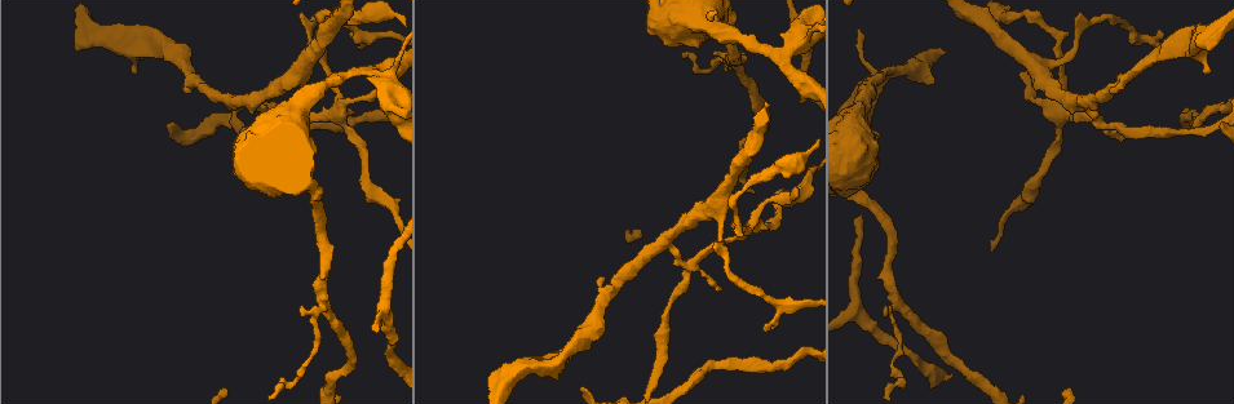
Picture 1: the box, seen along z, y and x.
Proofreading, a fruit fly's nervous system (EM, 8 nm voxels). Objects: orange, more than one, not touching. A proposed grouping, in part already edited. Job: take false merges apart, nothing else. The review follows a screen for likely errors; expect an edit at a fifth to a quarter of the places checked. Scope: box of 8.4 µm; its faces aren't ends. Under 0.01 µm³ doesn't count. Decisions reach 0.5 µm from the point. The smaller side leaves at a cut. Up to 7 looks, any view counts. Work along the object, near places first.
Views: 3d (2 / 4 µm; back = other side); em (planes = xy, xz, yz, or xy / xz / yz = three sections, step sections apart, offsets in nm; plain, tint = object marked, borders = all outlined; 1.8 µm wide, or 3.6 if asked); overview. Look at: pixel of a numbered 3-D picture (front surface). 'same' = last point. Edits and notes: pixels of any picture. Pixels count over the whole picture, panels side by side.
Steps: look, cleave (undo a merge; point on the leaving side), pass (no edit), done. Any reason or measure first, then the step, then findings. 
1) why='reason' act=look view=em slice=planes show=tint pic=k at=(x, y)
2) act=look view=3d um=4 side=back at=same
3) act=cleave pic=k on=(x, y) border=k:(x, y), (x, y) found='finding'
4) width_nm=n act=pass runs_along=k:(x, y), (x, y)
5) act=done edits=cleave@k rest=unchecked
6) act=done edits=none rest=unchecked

why='side arm on a straight run' act=look view=em slice=xy step=8 show=tint pic=1 at=(1102, 124)

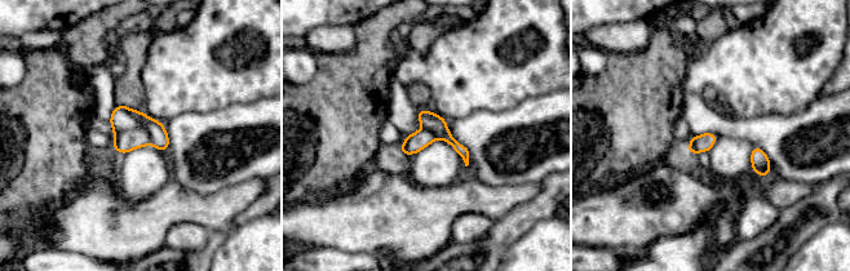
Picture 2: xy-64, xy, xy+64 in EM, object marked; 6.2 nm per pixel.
act=look view=em slice=yz step=4 show=tint at=same

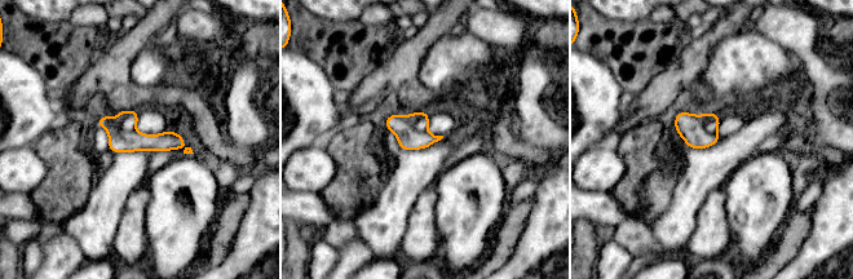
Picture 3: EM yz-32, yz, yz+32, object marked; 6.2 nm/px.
act=cleave pic=3 on=(409, 138) border=3:(411, 114), (414, 127), (425, 132) found='two neurons meet here'

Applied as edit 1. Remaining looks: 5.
why='redraw' act=look view=overview

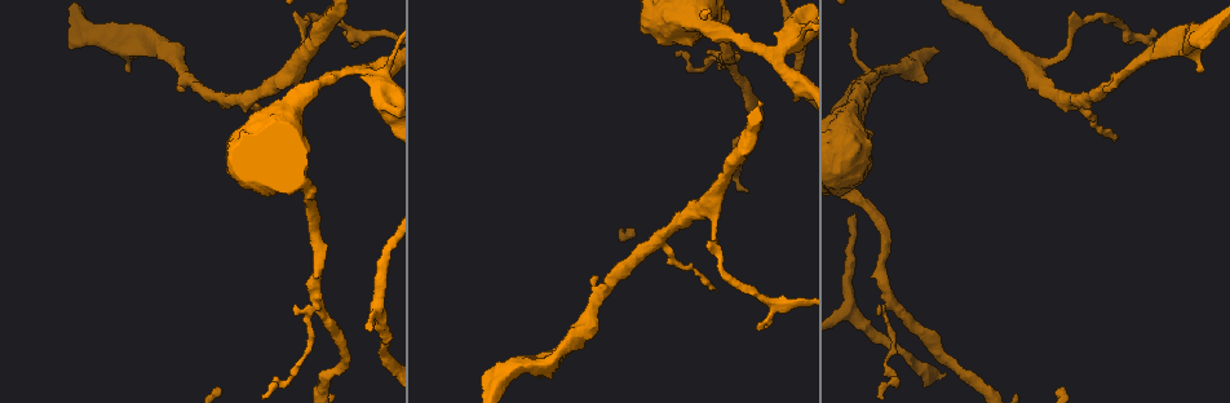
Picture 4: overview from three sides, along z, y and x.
why='abrupt turn' act=look view=em slice=planes show=tint pic=4 at=(361, 68)

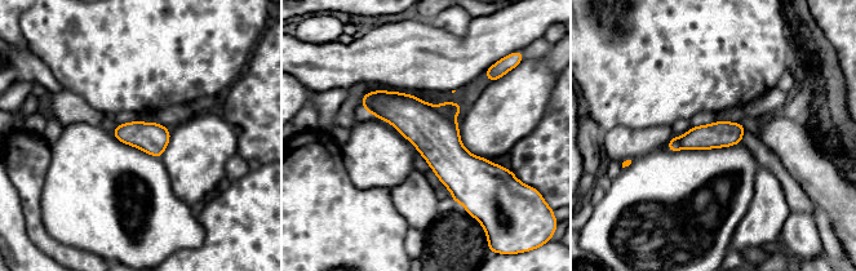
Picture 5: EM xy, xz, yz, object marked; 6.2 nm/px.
act=cleave pic=5 on=(448, 107) border=5:(438, 106), (451, 116) found='two neurons meet here'

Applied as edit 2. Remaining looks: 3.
why='two arms in line, one across' act=look view=em slice=planes show=borders pic=4 at=(891, 297)

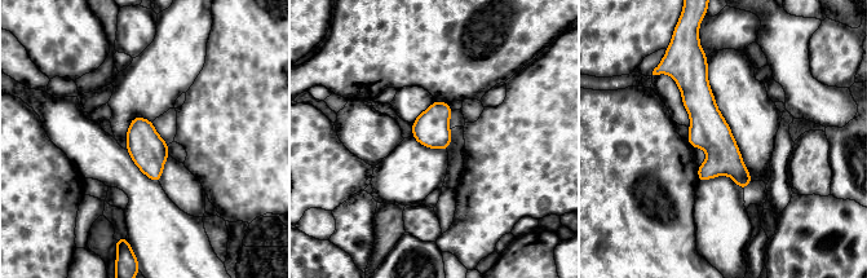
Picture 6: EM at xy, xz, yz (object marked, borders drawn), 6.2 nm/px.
width_nm=220 act=pass runs_along=6:(697, 66), (707, 127), (743, 184) found='continuous, no second neuron'

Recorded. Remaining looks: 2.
act=done edits=cleave@3,cleave@5 rest=unchecked

